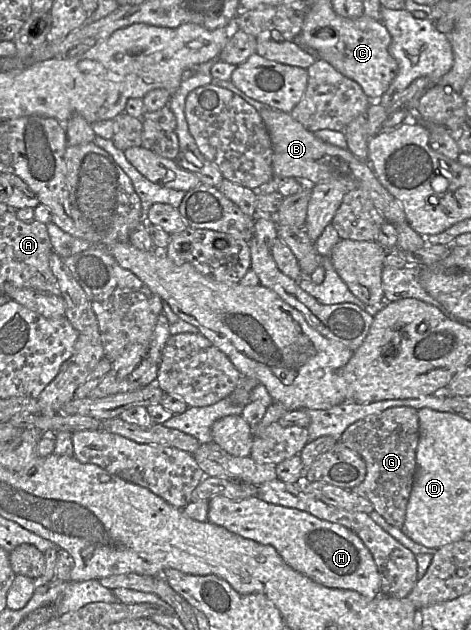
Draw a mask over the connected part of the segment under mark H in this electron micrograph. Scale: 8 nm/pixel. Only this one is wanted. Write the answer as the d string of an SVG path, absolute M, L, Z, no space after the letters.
M217 495L209 500L208 521L244 538L273 546L291 568L321 585L354 590L367 600L382 595L380 576L372 554L354 532L341 524L319 519L306 511L272 504L254 496L230 499L224 495Z

